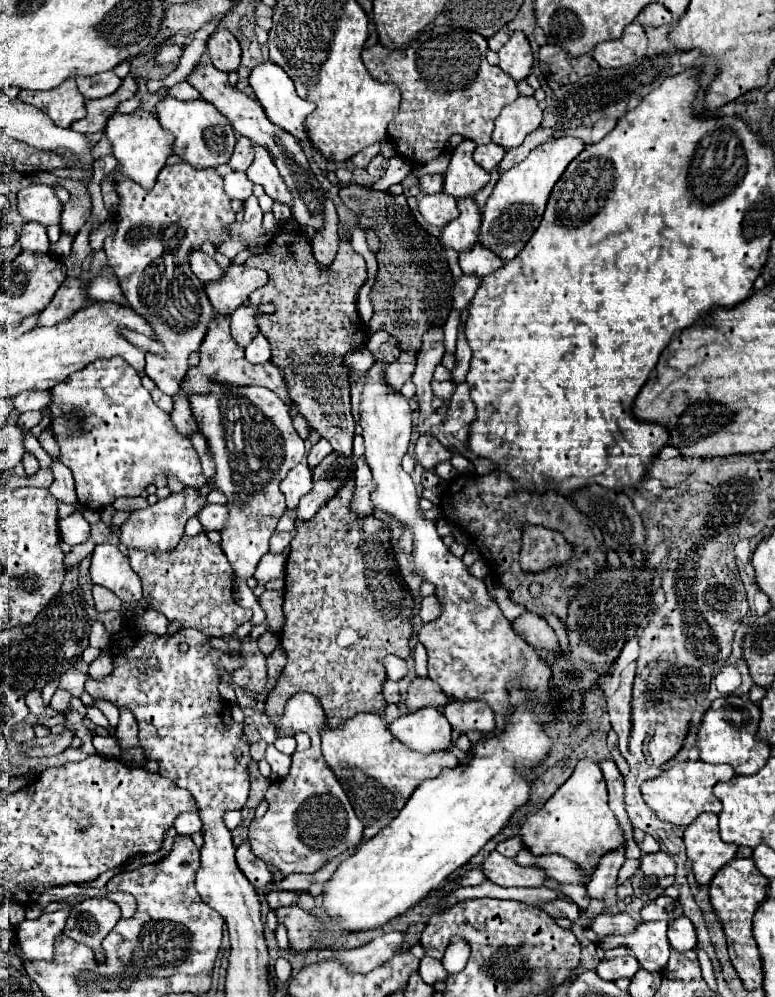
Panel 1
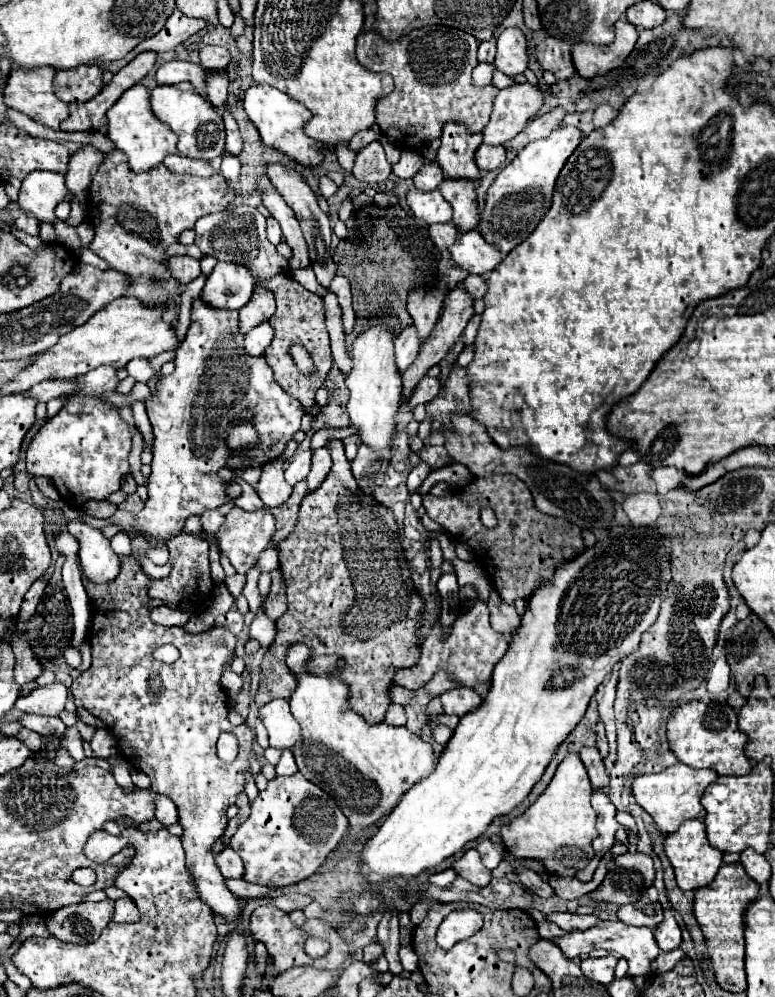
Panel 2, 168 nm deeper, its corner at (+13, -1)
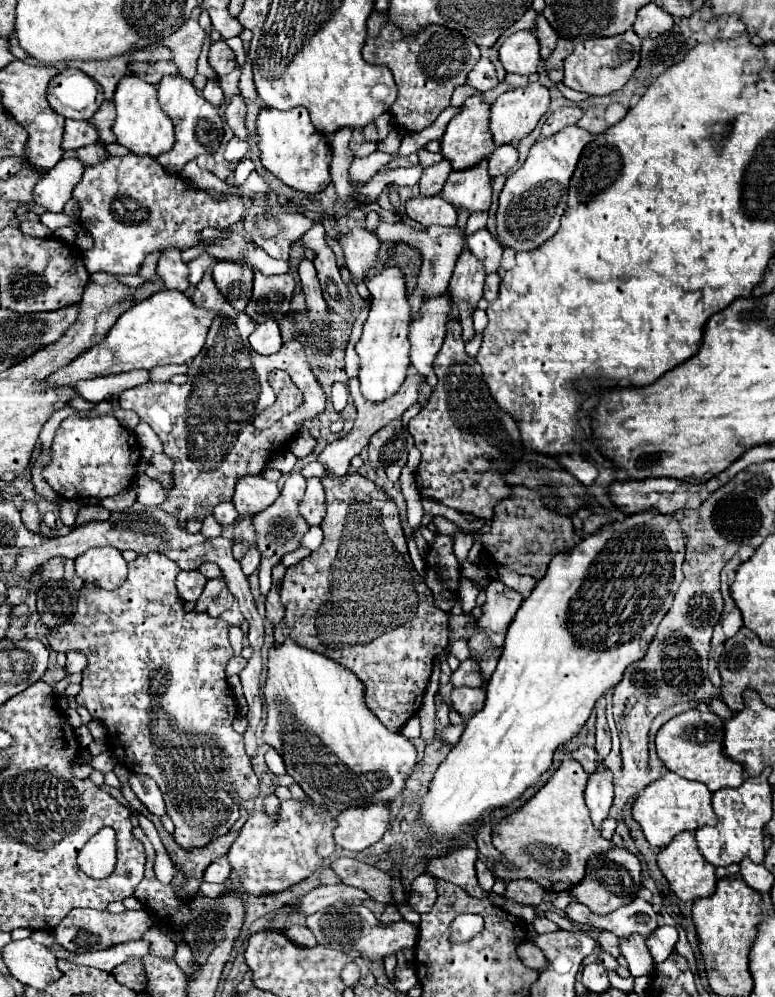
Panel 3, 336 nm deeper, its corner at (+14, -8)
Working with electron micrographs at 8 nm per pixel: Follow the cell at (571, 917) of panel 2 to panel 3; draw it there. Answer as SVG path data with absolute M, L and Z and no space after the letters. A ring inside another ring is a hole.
M537 916L537 918L533 920L533 930L535 930L537 934L545 934L545 932L555 932L555 930L559 930L559 928L557 928L557 924L553 924L551 920L547 920L545 916Z

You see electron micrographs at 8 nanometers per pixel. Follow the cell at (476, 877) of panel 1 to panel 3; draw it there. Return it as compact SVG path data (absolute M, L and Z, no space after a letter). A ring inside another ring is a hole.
M429 874L417 876L411 886L411 898L409 898L411 908L419 914L425 914L425 912L429 912L429 908L433 908L435 898L437 898L435 878L431 878Z

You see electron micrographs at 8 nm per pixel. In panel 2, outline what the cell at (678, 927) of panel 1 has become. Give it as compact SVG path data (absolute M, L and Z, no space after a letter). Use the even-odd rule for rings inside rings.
M672 915L664 917L664 921L654 929L654 937L662 951L672 951L672 949L680 947L682 937L680 937L680 927L678 927L676 919Z

